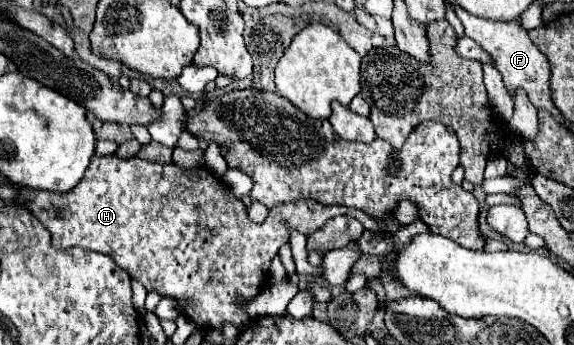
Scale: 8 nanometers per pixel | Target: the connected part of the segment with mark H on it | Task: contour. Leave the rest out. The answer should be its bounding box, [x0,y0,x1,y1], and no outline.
[16,155,402,329]

